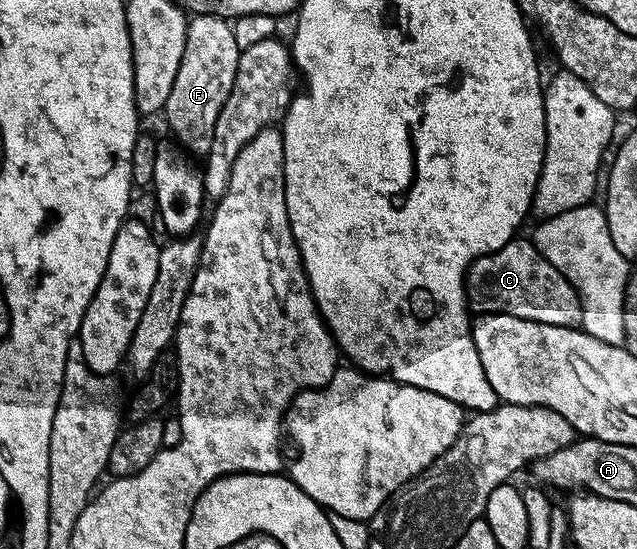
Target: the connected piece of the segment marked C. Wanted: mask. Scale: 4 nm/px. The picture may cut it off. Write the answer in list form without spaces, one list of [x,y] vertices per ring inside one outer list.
[[[515,237],[500,249],[481,255],[466,272],[467,304],[477,314],[503,314],[558,327],[579,326],[582,303],[566,277],[534,248],[529,238]]]

